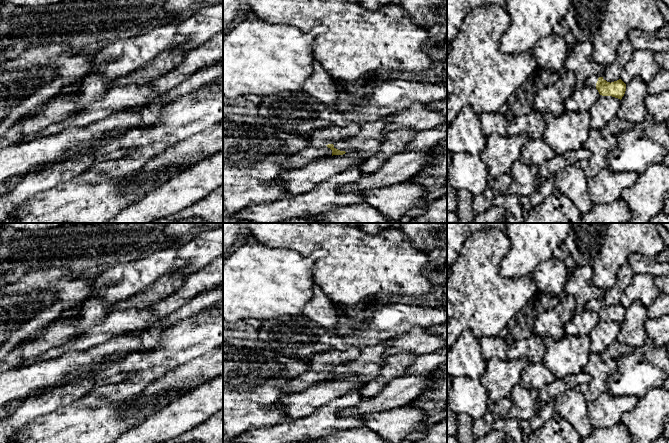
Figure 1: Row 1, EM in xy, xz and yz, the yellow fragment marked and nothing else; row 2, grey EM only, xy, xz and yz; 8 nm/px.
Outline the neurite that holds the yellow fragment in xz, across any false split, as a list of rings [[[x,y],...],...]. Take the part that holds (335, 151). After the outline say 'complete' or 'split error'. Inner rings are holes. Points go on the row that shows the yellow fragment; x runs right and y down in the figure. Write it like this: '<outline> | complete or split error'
[[[387,115],[365,122],[360,125],[360,131],[356,135],[326,146],[332,150],[332,156],[356,152],[367,158],[378,152],[391,117],[392,115]]] | split error

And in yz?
[[[597,75],[588,77],[585,85],[596,88],[602,96],[612,96],[620,100],[626,91],[626,84],[621,79],[610,83]]] | split error

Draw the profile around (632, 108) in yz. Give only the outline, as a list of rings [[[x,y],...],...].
[[[640,77],[632,78],[626,84],[626,91],[619,106],[619,115],[634,125],[643,123],[648,113],[645,104],[648,94],[647,84]]]

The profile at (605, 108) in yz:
[[[600,96],[590,107],[592,128],[601,130],[612,118],[619,114],[621,100],[612,96]]]

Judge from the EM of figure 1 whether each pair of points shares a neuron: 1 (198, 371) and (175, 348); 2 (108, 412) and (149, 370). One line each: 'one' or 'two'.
1: two
2: two

